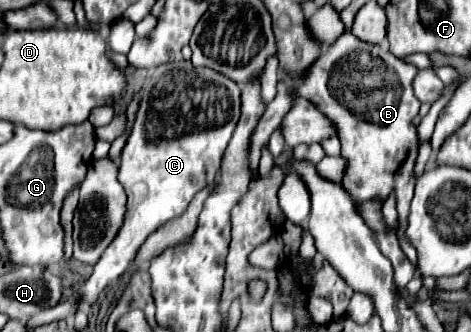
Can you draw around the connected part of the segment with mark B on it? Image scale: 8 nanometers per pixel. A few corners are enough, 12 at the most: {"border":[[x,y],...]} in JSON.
{"border":[[344,33],[280,79],[248,169],[290,107],[334,125],[354,205],[396,193],[406,225],[420,145],[416,67]]}

